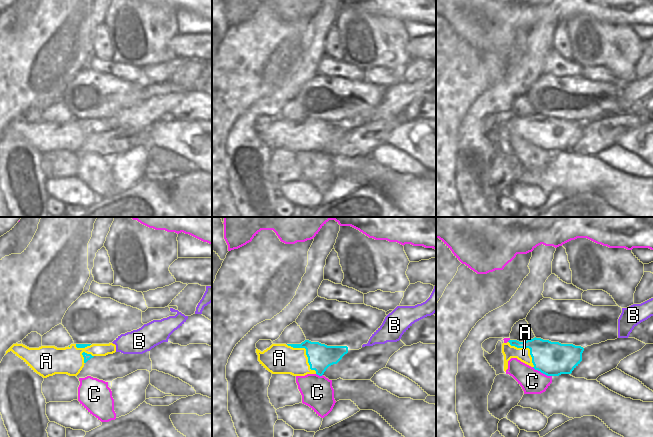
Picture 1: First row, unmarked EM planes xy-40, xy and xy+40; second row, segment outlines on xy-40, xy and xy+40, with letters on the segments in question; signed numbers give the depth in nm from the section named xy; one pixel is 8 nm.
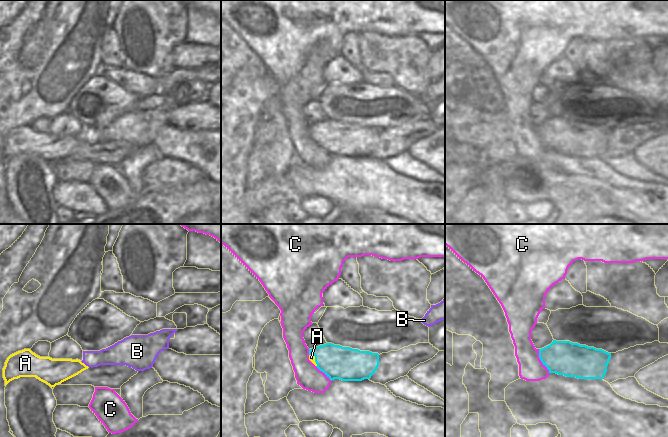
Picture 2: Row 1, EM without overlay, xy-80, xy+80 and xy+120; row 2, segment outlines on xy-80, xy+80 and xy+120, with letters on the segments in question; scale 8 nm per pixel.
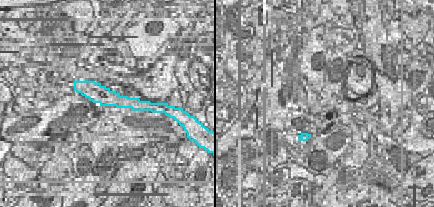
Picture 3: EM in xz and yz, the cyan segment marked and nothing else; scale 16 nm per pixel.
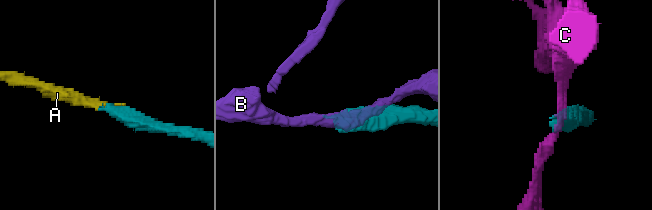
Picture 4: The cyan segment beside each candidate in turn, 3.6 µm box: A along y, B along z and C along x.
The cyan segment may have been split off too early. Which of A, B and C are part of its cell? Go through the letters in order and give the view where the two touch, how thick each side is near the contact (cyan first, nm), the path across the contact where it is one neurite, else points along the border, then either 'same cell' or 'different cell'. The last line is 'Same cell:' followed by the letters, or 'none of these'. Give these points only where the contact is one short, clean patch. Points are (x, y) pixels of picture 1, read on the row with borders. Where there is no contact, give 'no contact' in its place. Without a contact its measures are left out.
A: contact in xy; calibres 200 and 240 nm; way xy (320, 356), (306, 353), (301, 358), (279, 358); same cell
B: no contact; different cell
C: contact in xy+40; calibres 280 and 200 nm; border xy+40 (532, 367), (551, 376); different cell
Same cell: A

